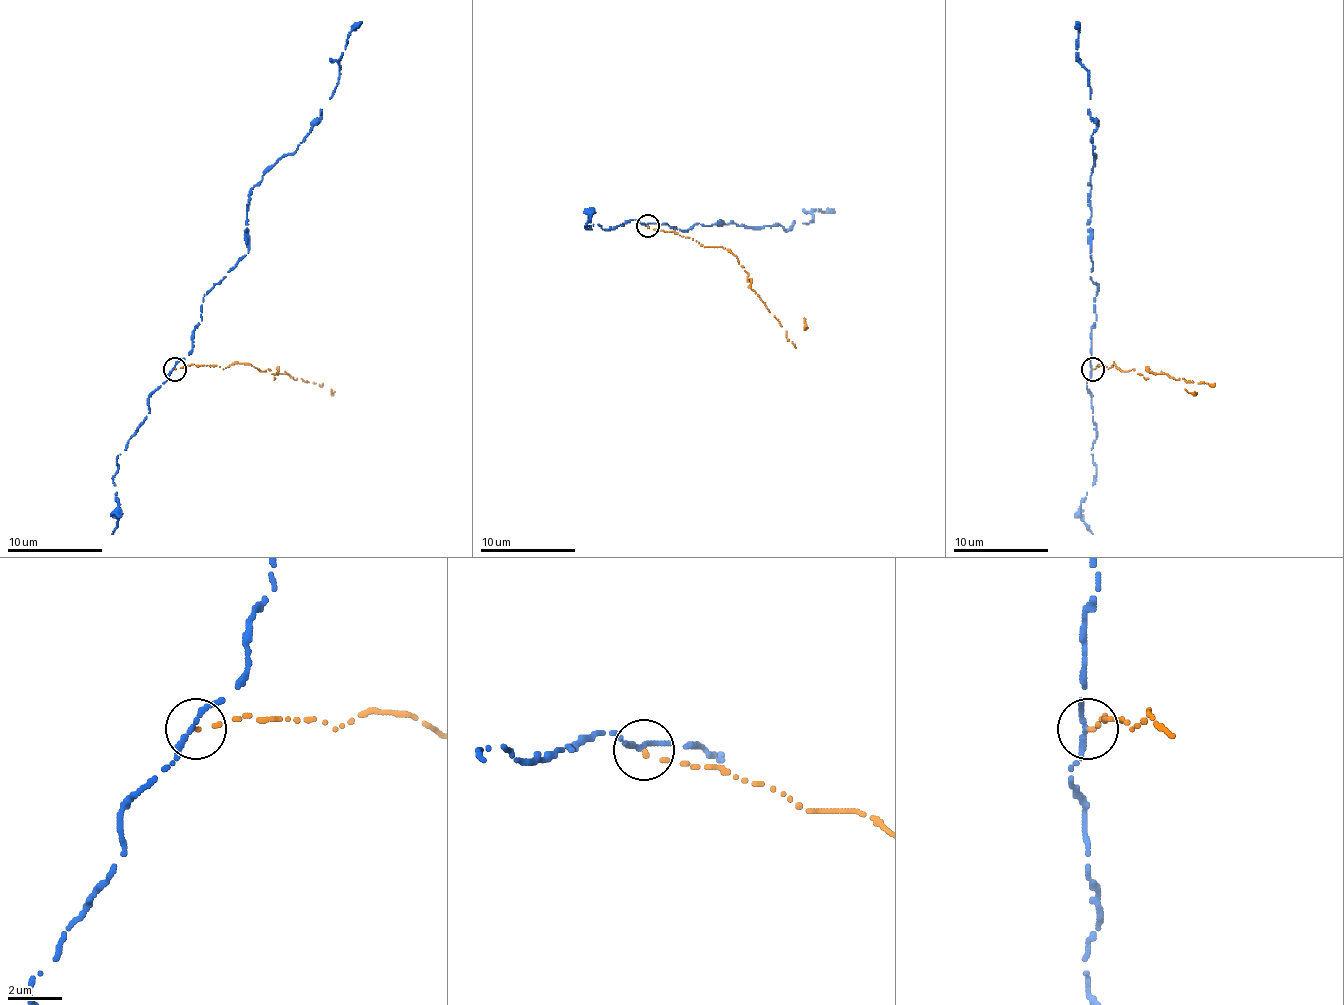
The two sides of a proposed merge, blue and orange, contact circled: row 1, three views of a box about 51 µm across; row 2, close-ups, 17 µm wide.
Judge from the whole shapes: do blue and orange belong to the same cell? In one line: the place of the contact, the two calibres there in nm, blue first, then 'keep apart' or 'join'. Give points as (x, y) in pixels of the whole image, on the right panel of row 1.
(1092, 369) | 190/140 nm | keep apart

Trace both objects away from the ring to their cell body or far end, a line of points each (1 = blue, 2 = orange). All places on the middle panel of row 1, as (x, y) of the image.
1: (647, 225), (687, 230), (718, 220), (784, 230), (810, 222), (815, 208), (834, 208)
2: (647, 225), (704, 246), (727, 248), (794, 343), (803, 329), (803, 317)

